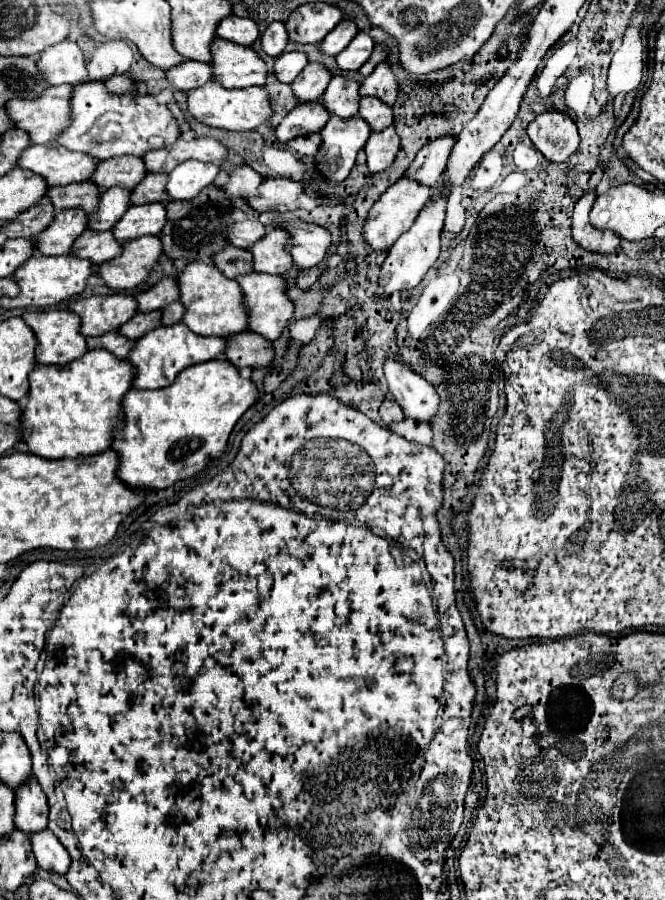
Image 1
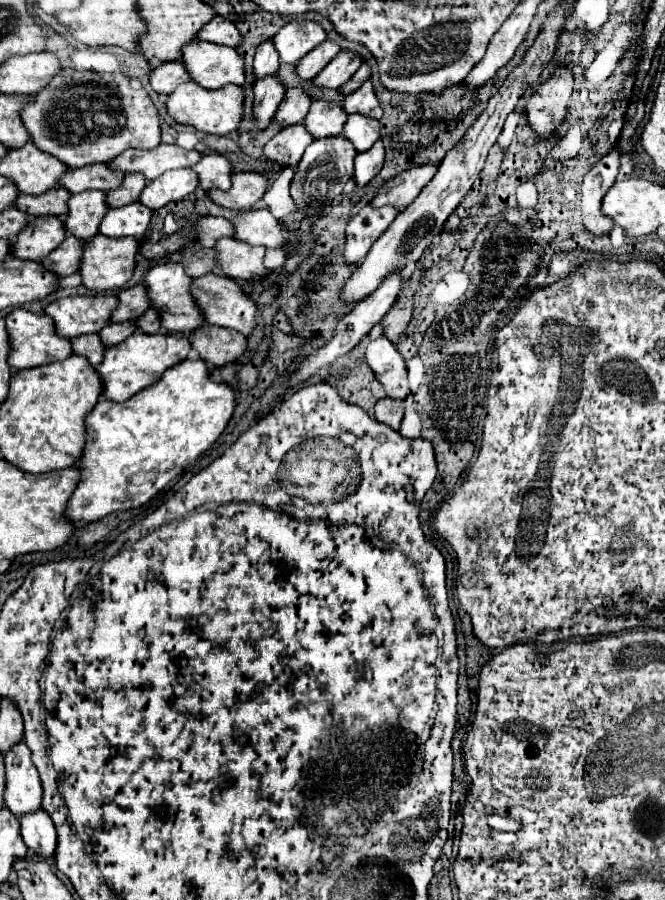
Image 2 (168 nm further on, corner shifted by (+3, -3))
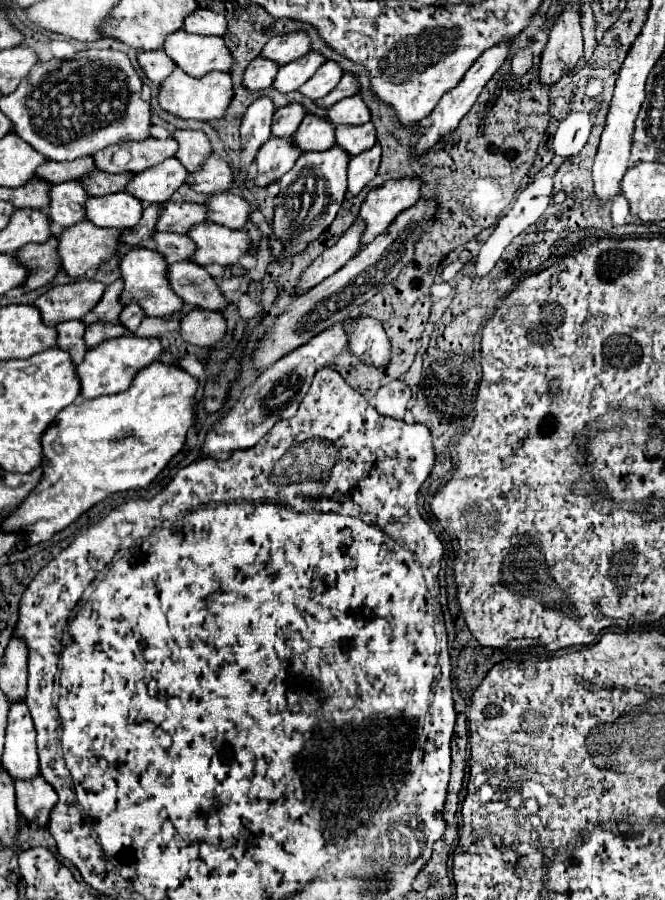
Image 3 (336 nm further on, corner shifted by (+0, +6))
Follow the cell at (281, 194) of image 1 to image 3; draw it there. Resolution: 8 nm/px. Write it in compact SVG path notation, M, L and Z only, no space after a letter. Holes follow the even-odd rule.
M211 156L201 172L195 172L191 176L187 176L187 184L195 190L195 192L203 192L203 194L217 194L217 192L227 192L233 186L235 178L231 172L231 166L219 158L219 156Z

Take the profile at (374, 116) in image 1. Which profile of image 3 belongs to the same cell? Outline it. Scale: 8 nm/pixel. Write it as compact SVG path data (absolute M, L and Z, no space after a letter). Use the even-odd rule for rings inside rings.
M373 122L359 124L359 126L339 124L337 130L335 130L335 140L349 156L357 156L363 150L373 148L373 144L375 144L375 126L373 126Z

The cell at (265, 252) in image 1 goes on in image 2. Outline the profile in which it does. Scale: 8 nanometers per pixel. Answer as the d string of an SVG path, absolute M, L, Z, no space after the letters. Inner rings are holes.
M226 237L224 241L216 241L216 267L224 273L224 277L240 279L240 281L258 281L266 277L266 269L262 265L264 247L252 247L242 241Z

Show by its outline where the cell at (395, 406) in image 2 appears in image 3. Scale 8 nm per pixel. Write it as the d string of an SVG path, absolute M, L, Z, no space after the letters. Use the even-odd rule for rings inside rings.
M395 380L383 388L379 388L373 404L379 414L391 418L403 418L407 412L407 404L411 400L411 390L403 380Z

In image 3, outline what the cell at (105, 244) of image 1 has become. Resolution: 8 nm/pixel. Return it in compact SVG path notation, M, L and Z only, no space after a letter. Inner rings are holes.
M51 236L45 244L27 244L15 256L25 264L31 264L31 280L27 280L25 290L33 290L49 284L61 270L61 258L57 252L57 238Z

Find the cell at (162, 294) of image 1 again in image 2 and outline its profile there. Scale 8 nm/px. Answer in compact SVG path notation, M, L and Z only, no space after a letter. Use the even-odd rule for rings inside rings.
M134 285L130 289L122 289L118 293L118 307L112 311L110 323L122 323L122 321L134 321L150 307L146 287Z

